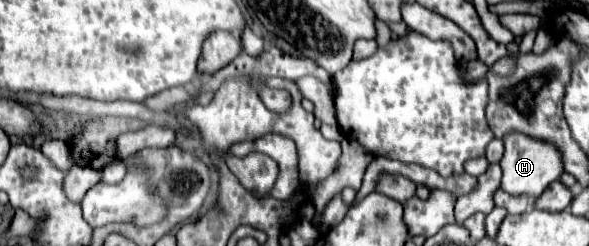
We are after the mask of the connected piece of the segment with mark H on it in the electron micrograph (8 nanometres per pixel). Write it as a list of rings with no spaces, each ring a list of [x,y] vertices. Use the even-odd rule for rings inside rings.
[[[519,133],[505,135],[503,143],[505,143],[505,155],[501,159],[501,169],[503,169],[501,189],[505,193],[509,193],[513,197],[527,195],[531,201],[535,201],[563,173],[561,155],[549,143],[541,143],[541,141],[535,141],[531,137],[519,135]]]

